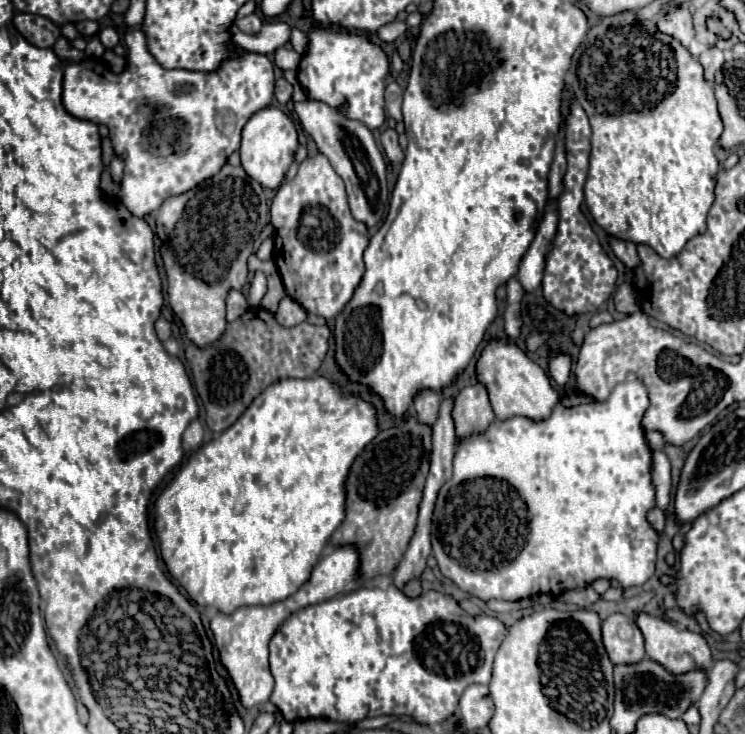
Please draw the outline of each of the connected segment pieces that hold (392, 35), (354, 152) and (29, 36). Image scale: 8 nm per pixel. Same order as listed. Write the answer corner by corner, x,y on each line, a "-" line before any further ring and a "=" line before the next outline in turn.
393,22
393,24
389,24
389,26
381,26
381,30
377,30
377,36
379,36
379,40
383,40
383,42
393,42
393,40
395,40
397,36
401,36
405,30
407,30
405,22
=
307,100
301,104
295,104
295,112
305,132
309,132
311,138
315,140
319,152
329,158
335,172
343,178
347,196
349,196
349,206
355,220
365,222
369,228
379,226
385,214
389,192
385,182
385,174
387,174
385,160
373,140
371,130
363,122
353,122
351,118
345,118
341,110
333,110
333,106
325,106
325,102
=
15,12
13,24
23,34
23,38
37,48
51,48
57,42
57,38
61,36
61,28
57,24
49,22
49,18
37,16
37,14

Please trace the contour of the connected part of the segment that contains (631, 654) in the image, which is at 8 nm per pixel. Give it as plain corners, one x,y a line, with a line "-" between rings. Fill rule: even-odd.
611,614
601,624
601,634
613,664
633,664
647,656
641,630
635,620
625,614

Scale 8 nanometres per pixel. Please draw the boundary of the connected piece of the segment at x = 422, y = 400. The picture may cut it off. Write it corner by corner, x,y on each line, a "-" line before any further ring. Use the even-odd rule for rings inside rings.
423,390
417,394
415,398
415,410
417,410
417,418
419,422
425,422
427,426
433,426
433,422
437,420
437,410
441,406
441,396
433,390

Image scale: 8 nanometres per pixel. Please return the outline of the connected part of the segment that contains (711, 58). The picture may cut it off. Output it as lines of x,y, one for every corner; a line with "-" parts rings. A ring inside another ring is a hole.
713,46
713,48
709,48
707,52
703,52
703,54
699,56
699,62
701,62
703,68
705,68
705,78
707,78
709,82
713,82
713,74
723,66
725,58
723,58
723,52

